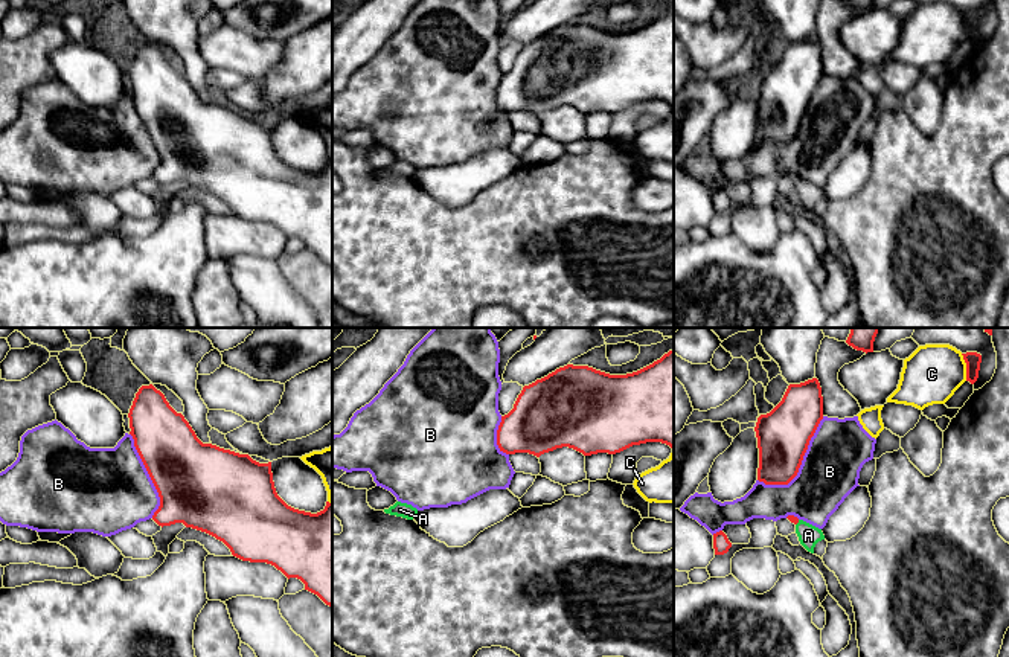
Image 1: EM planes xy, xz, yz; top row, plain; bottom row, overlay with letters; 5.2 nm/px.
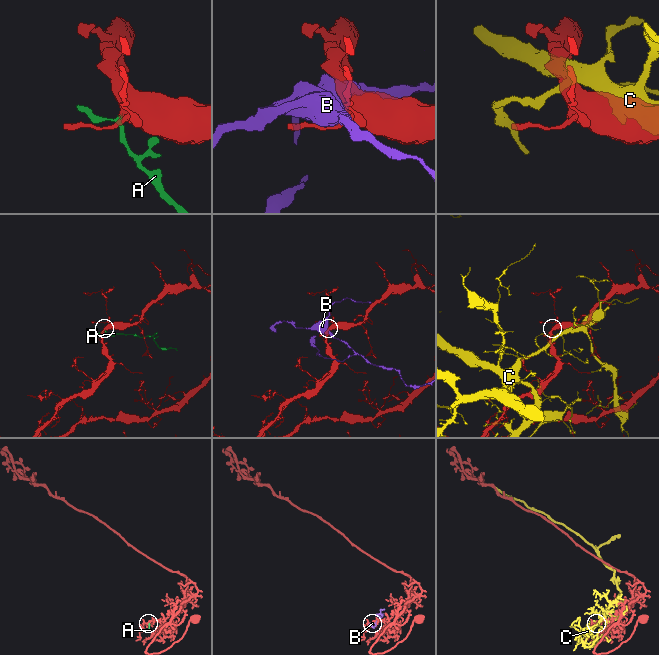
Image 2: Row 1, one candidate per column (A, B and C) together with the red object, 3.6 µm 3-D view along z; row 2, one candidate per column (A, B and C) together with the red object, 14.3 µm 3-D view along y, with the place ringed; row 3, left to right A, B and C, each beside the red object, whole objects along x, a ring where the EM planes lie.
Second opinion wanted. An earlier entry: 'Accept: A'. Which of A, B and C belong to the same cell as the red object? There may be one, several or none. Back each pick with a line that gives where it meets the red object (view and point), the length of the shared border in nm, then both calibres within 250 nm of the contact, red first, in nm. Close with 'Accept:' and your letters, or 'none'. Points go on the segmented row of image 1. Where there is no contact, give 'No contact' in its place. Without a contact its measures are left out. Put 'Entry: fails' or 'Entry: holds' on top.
Entry: holds
A: Touches red at yz (797, 522). Shared border 40 nm. Thickness 40 nm (red) against 110 nm
Accept: A

